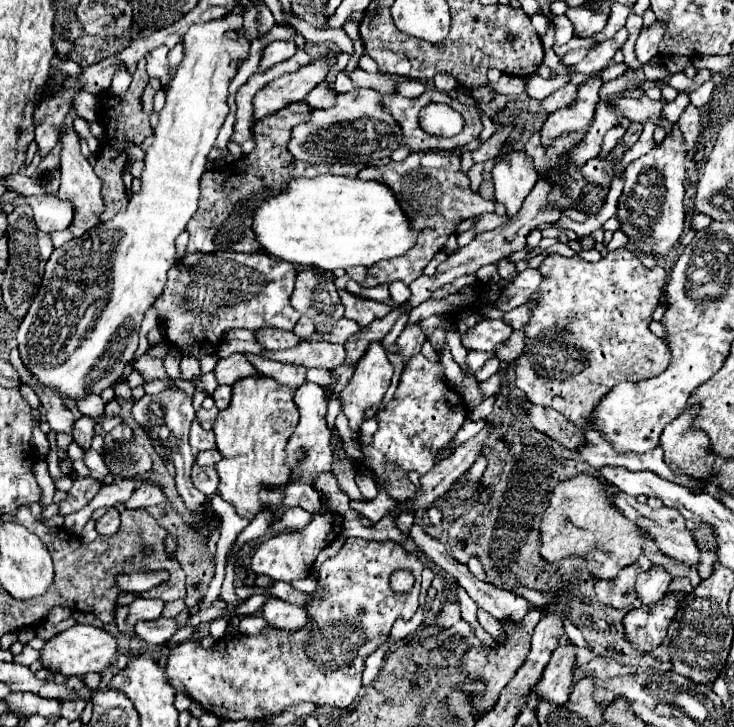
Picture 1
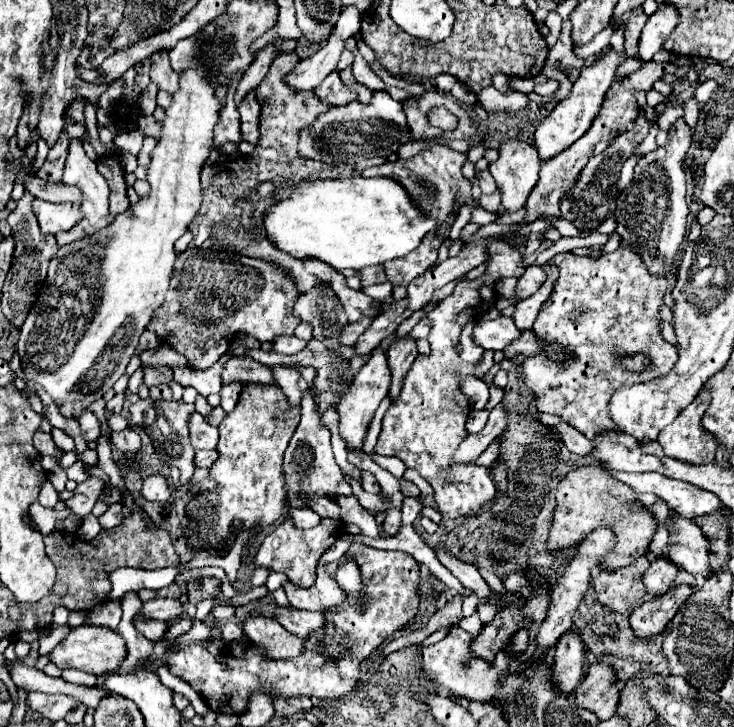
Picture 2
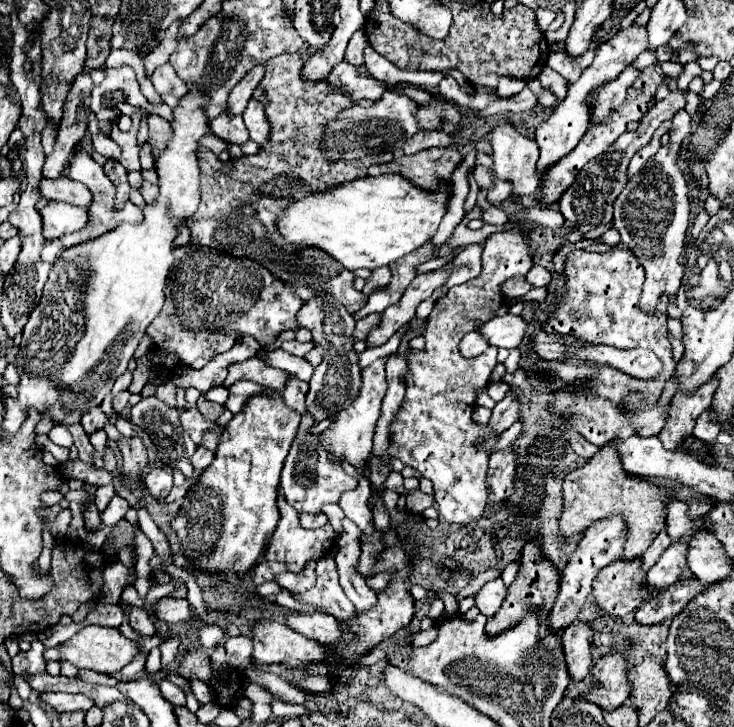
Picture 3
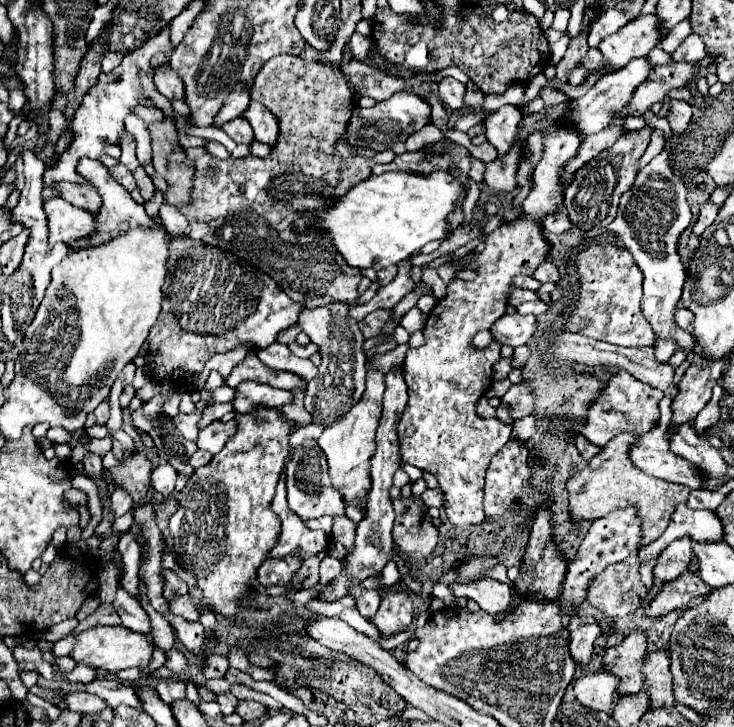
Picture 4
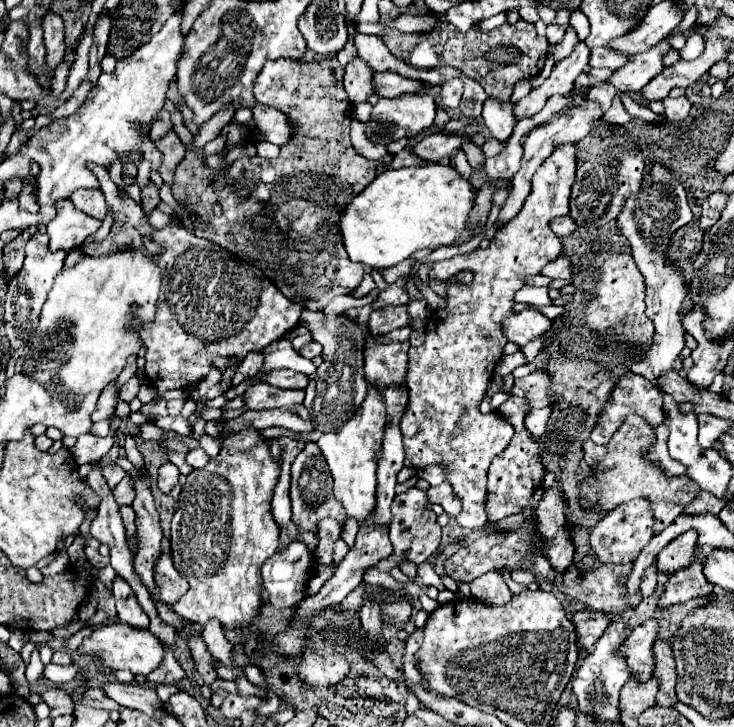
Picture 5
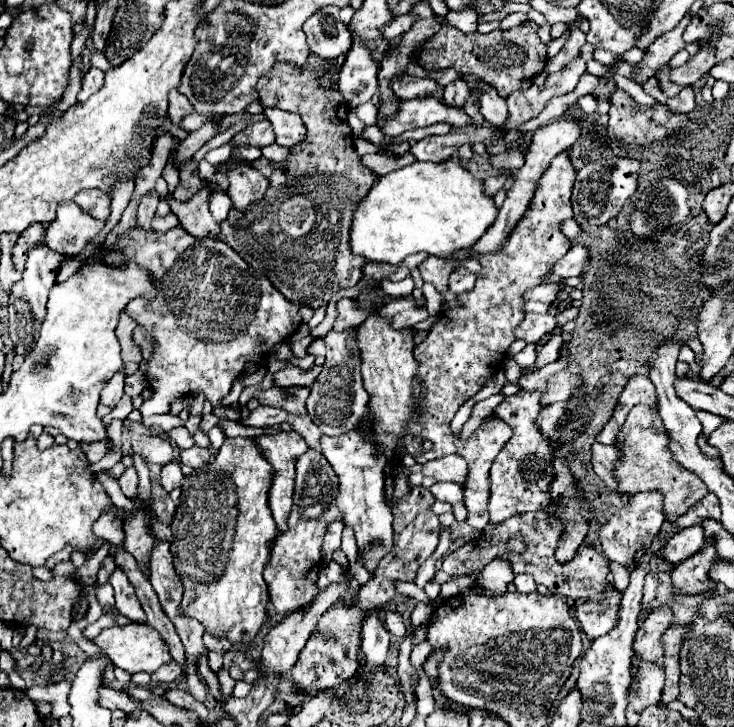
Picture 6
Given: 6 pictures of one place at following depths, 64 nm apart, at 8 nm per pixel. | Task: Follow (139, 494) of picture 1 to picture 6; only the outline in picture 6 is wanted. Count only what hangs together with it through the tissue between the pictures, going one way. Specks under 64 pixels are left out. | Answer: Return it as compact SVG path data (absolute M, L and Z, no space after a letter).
M168 462L162 466L162 474L160 474L160 486L170 492L174 488L180 486L180 480L184 478L182 470L180 470L180 464L178 462Z

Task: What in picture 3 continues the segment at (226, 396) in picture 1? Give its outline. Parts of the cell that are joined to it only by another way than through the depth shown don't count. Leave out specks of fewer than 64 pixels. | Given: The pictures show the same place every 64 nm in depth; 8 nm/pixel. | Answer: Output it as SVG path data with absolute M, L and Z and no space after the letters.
M236 382L236 384L232 384L230 388L228 388L228 400L224 402L224 406L232 412L232 414L236 414L236 412L240 412L242 410L242 406L244 406L244 400L248 400L248 396L252 396L252 394L256 394L256 392L262 392L264 388L260 388L260 384L252 384L252 382Z

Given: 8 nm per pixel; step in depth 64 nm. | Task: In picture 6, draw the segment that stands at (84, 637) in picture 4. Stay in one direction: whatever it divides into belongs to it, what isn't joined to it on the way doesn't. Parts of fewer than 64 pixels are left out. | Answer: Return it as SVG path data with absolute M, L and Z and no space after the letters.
M126 624L126 626L112 626L112 628L106 628L98 634L98 638L92 640L110 660L116 668L122 668L130 674L134 672L148 672L152 674L154 670L158 670L162 664L170 662L170 652L168 652L168 646L164 644L164 640L160 638L160 634L148 626L148 624Z

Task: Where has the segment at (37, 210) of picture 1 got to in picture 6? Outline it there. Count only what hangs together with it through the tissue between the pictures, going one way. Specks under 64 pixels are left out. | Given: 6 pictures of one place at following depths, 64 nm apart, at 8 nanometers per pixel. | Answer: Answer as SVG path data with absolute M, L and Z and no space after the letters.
M60 202L56 208L56 220L46 228L46 246L54 252L76 256L86 242L104 228L104 222L94 220L72 202Z

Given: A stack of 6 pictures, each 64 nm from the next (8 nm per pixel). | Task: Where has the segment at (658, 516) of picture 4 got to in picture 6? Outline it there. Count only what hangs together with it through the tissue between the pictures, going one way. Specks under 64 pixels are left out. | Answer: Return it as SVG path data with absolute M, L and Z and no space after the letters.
M636 406L630 410L624 426L616 436L616 446L622 454L614 468L614 478L618 482L616 492L622 496L634 496L650 490L662 492L664 522L674 522L686 512L686 508L690 508L708 494L708 488L704 488L704 484L700 484L700 480L696 480L692 472L680 468L680 464L672 460L672 452L668 452L668 434L664 432L664 424L660 424L658 412L654 412L652 408Z

